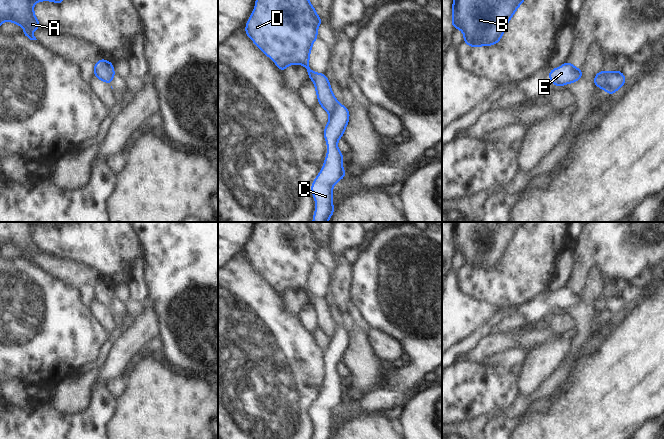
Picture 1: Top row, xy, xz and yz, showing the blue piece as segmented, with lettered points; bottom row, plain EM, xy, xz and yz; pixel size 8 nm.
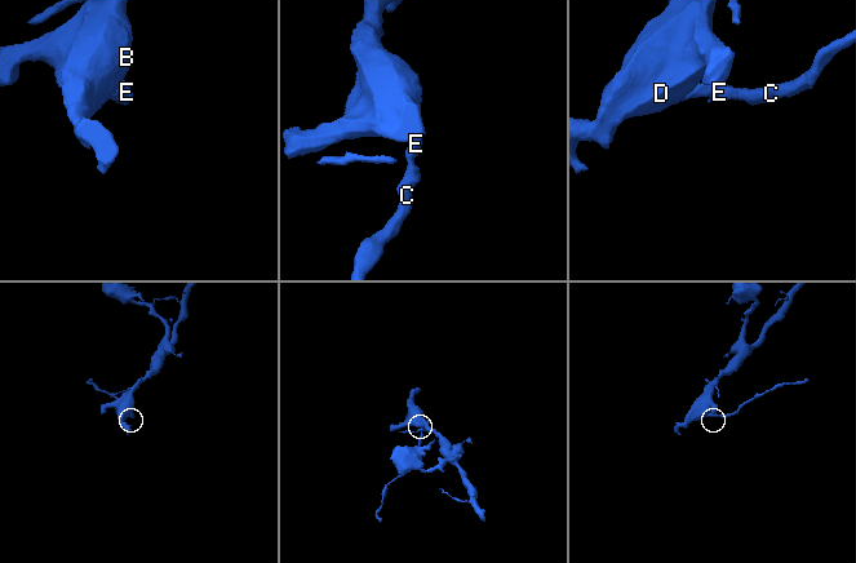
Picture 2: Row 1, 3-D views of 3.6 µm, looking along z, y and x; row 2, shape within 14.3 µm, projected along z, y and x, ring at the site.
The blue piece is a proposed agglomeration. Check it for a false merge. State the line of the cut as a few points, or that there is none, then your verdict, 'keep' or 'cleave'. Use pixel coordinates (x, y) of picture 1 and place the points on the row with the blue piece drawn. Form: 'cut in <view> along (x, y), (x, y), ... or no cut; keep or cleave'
cut in xz along (338, 102), (330, 114); cleave

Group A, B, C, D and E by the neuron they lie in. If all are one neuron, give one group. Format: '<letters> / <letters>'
A B D / C E

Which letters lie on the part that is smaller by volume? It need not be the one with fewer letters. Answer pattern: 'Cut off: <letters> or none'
Cut off: C, E

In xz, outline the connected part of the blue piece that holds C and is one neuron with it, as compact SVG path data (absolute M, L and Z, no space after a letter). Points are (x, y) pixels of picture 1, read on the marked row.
M338 103L330 114L328 124L324 127L328 151L324 165L311 185L312 195L316 202L312 222L328 222L334 214L332 188L340 179L346 177L342 166L344 155L339 151L337 142L343 137L349 118L349 109Z

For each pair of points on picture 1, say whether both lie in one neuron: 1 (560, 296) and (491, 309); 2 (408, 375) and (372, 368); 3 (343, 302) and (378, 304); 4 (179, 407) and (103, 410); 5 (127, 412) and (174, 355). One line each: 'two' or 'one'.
1: one
2: two
3: two
4: two
5: two

